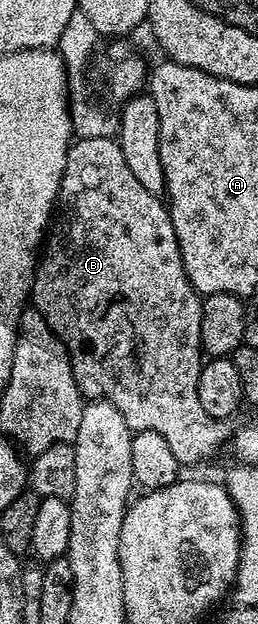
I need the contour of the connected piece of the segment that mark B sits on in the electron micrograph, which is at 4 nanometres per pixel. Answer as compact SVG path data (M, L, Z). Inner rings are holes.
M80 137L72 144L71 149L67 153L67 162L65 163L65 175L61 179L61 187L59 188L59 200L57 202L57 216L54 218L53 224L50 226L49 232L45 237L45 244L41 249L41 256L35 266L35 278L31 284L30 304L45 319L45 323L49 323L49 327L63 338L63 345L67 348L67 353L71 357L71 366L73 367L73 375L77 379L77 387L83 392L84 398L102 399L113 403L113 407L117 407L117 411L121 411L125 423L135 433L141 431L157 431L157 435L163 436L168 442L169 447L173 447L173 455L177 455L180 466L195 465L198 461L207 461L219 448L226 446L233 436L233 425L230 420L222 421L213 415L209 415L209 411L205 411L205 407L201 407L201 399L197 399L197 391L195 383L197 380L197 364L195 365L195 349L200 348L199 344L199 320L203 314L203 297L193 287L193 283L189 283L187 272L185 271L185 263L181 259L181 247L177 243L177 235L173 231L173 223L171 222L171 214L164 202L160 200L156 194L145 191L144 185L138 181L133 175L133 171L129 171L129 163L125 163L125 155L119 150L119 142L115 137Z

